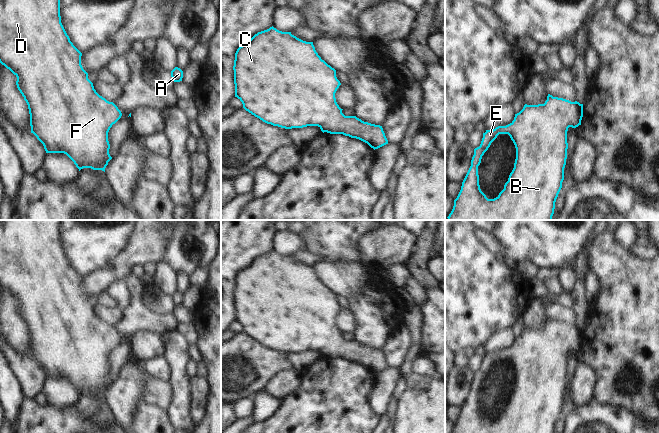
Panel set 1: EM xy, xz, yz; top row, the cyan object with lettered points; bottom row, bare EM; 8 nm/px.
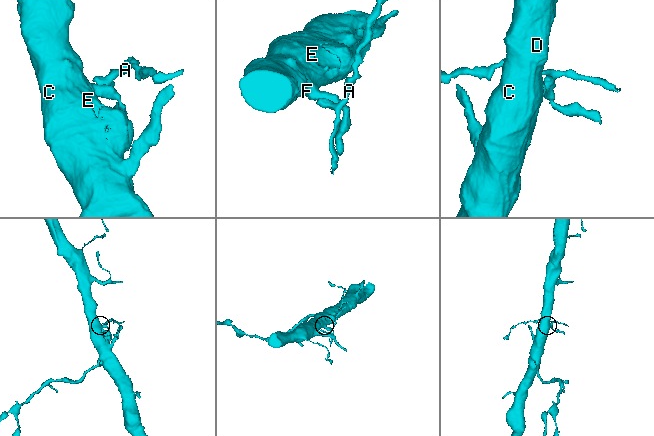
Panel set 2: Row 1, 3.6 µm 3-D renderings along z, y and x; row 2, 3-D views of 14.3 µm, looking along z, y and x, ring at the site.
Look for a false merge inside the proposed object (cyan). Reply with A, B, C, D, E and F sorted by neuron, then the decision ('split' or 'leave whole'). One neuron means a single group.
A B C D E F; leave whole

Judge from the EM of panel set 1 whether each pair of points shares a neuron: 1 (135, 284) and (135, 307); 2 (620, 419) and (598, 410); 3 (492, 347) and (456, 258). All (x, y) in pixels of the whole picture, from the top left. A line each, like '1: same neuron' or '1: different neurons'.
1: same neuron
2: same neuron
3: different neurons

